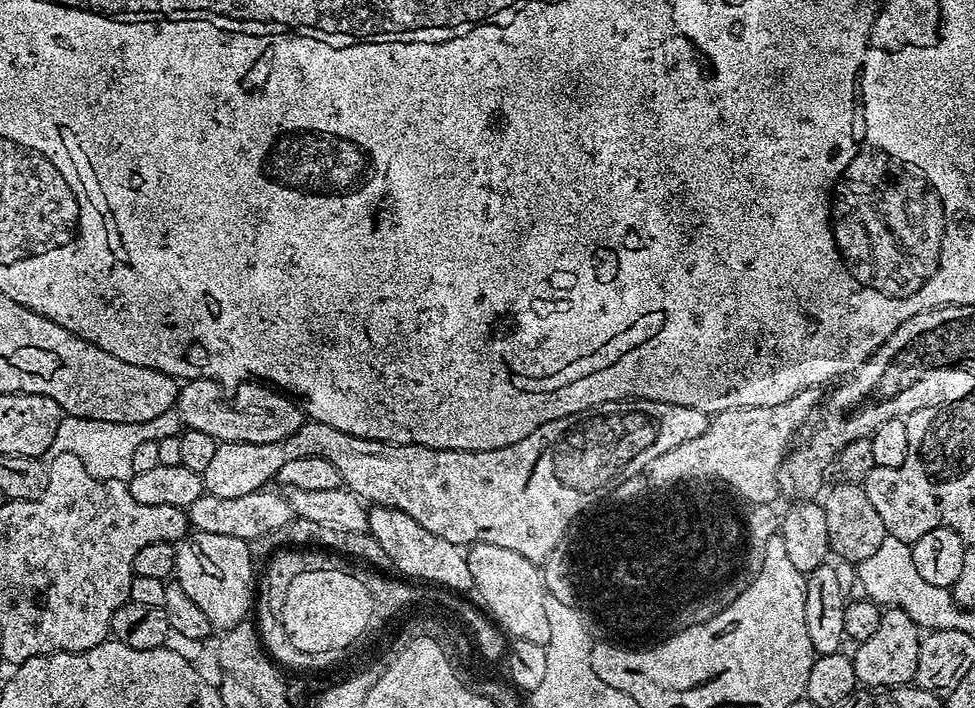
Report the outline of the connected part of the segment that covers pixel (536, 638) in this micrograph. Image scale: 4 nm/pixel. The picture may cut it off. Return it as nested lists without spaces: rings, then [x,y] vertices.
[[[482,543],[471,545],[470,563],[474,592],[475,595],[480,595],[479,603],[486,609],[487,615],[509,637],[547,645],[550,638],[550,621],[546,615],[549,594],[544,587],[541,565],[530,558],[524,558],[518,554],[518,550]]]

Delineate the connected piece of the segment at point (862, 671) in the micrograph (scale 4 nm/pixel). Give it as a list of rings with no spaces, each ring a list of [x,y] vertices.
[[[885,607],[880,613],[880,621],[878,622],[878,628],[874,630],[874,634],[870,634],[870,638],[859,641],[855,645],[856,652],[851,653],[857,681],[872,690],[877,690],[876,688],[891,690],[897,688],[899,684],[913,683],[918,670],[918,650],[920,649],[921,639],[921,629],[917,628],[916,623],[901,608]]]

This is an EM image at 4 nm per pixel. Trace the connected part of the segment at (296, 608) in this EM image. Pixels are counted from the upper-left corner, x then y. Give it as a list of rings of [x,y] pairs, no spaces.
[[[310,570],[299,574],[287,591],[284,622],[286,634],[298,650],[310,655],[323,652],[340,654],[360,635],[369,631],[366,621],[366,610],[372,604],[367,600],[367,593],[353,576],[325,574],[323,570]]]

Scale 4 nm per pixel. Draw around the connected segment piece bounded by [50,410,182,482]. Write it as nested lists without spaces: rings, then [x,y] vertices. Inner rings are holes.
[[[175,410],[166,414],[158,414],[158,418],[150,418],[150,422],[141,424],[119,424],[118,422],[102,422],[81,416],[61,415],[58,434],[54,434],[50,452],[57,456],[65,452],[74,454],[86,470],[99,480],[129,481],[136,472],[133,467],[134,450],[147,440],[161,440],[171,436],[179,436],[182,431],[180,416]]]

